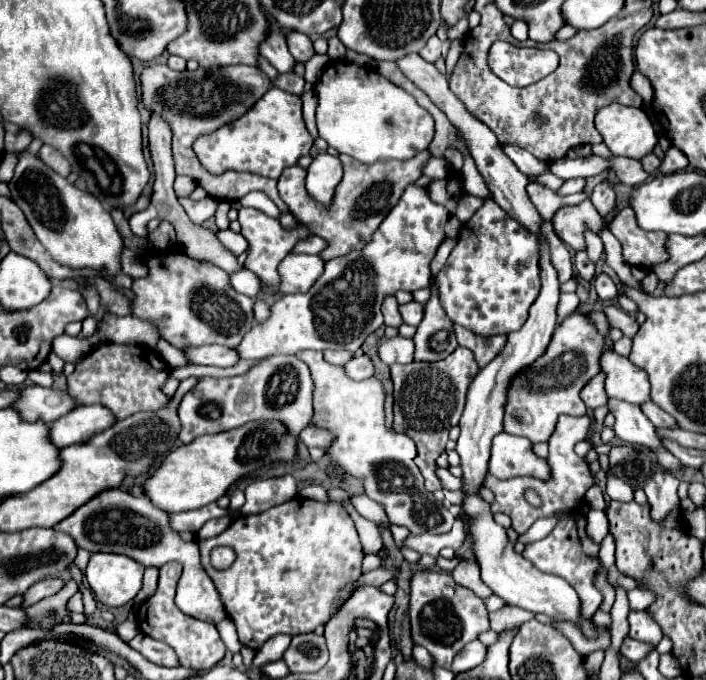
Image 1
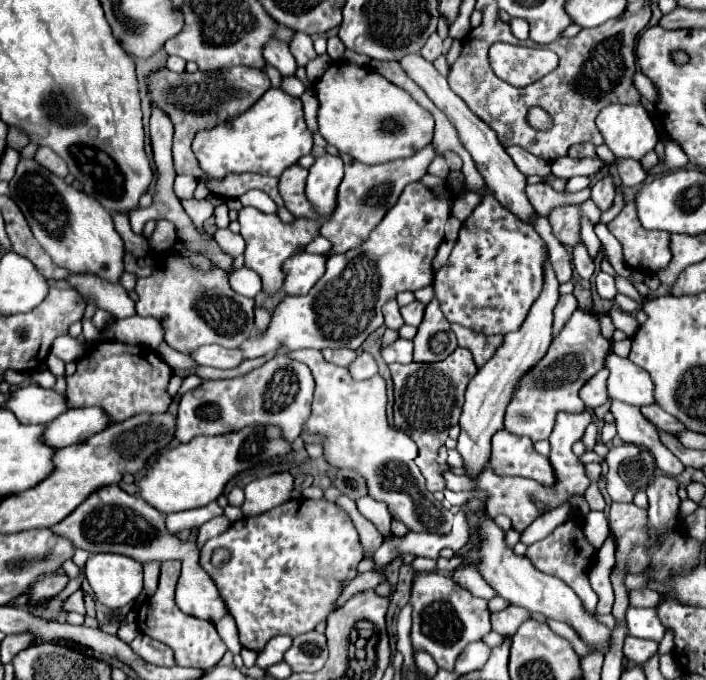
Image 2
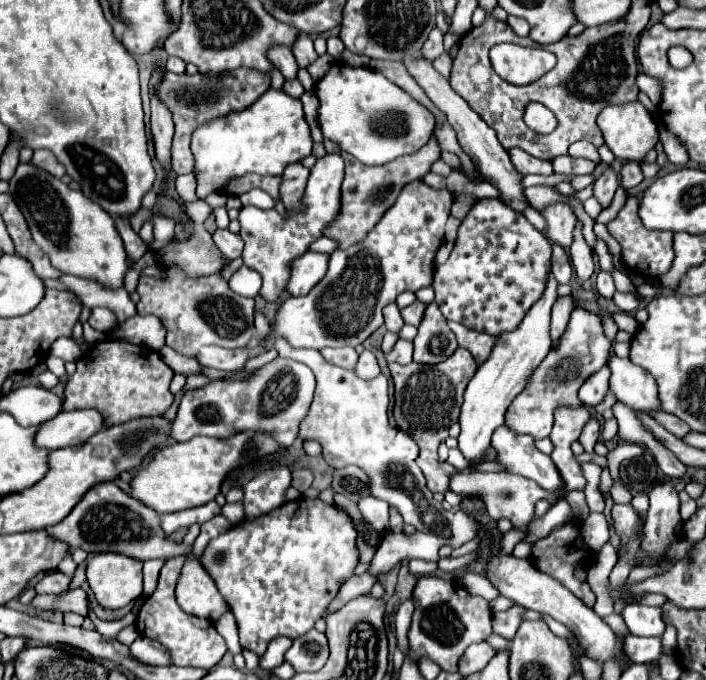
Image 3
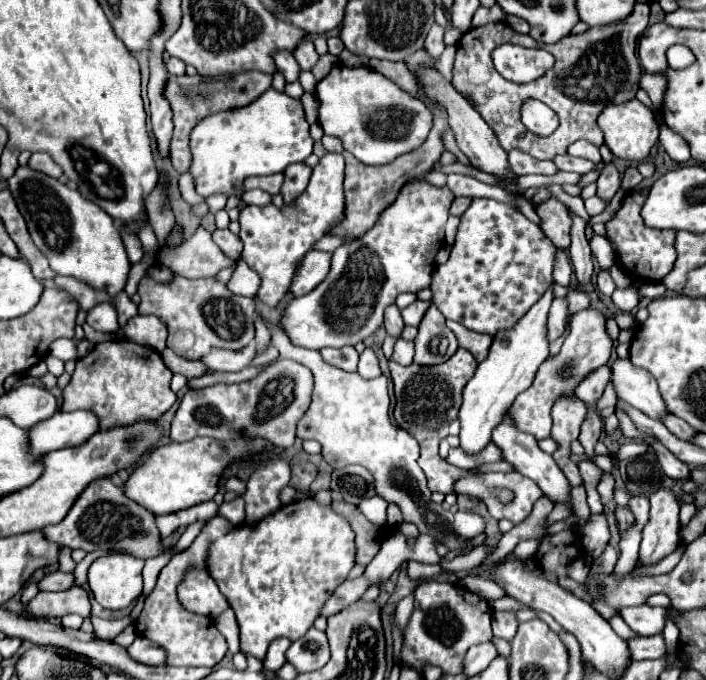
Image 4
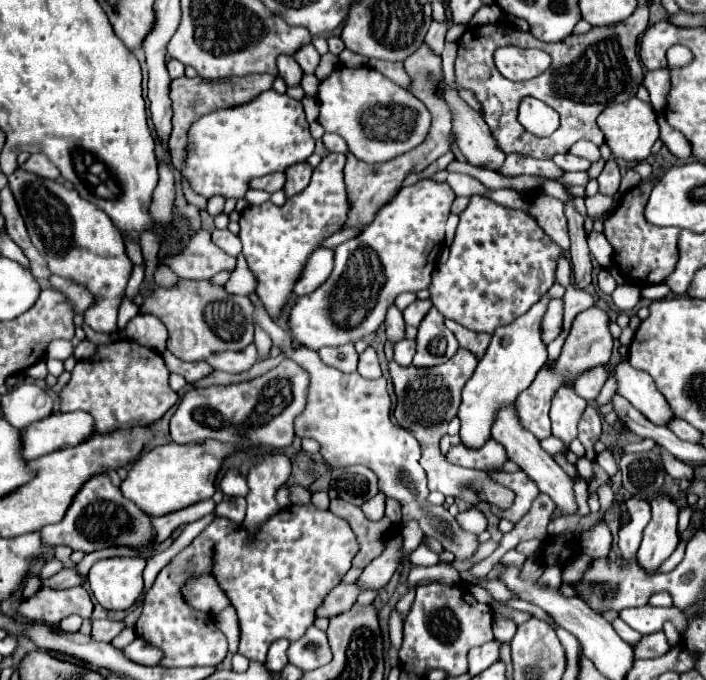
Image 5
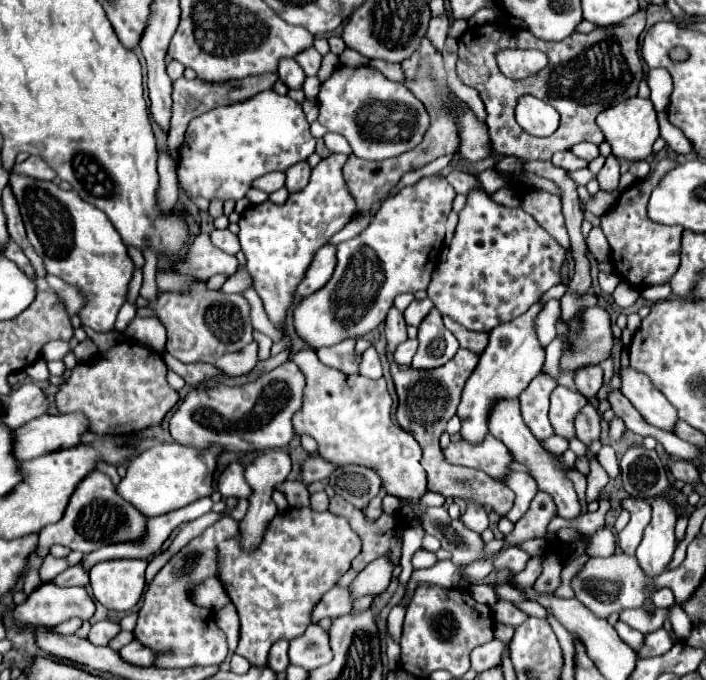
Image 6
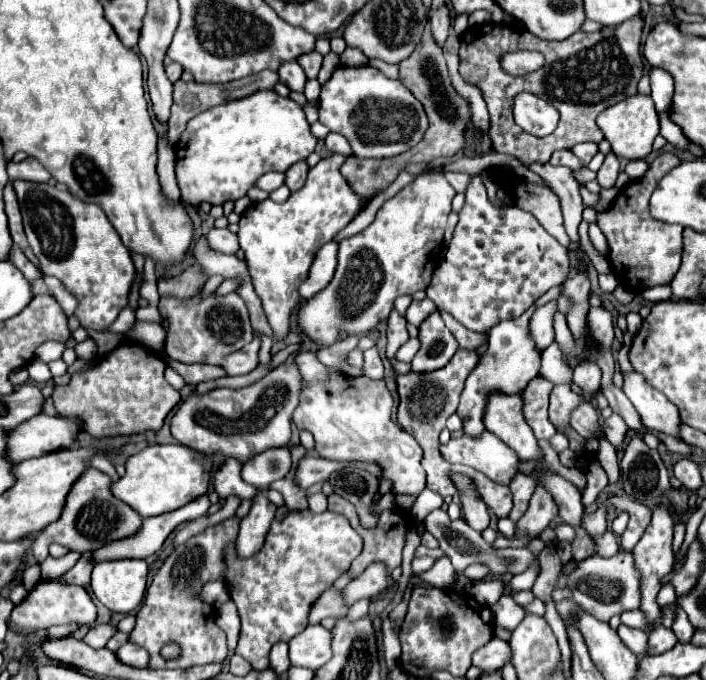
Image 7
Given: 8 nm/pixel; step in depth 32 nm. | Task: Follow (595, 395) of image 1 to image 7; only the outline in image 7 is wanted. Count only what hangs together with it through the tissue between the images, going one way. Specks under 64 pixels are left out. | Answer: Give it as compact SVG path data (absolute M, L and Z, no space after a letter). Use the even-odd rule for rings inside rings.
M580 360L574 368L574 384L590 394L596 394L600 390L600 376L602 372L592 360Z

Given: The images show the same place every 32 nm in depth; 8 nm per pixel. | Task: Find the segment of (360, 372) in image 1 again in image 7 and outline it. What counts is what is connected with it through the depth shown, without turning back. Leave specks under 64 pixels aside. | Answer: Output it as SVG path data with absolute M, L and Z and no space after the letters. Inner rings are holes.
M370 348L364 352L364 374L372 380L380 380L384 376L384 366L382 366L382 358L378 356L376 348Z

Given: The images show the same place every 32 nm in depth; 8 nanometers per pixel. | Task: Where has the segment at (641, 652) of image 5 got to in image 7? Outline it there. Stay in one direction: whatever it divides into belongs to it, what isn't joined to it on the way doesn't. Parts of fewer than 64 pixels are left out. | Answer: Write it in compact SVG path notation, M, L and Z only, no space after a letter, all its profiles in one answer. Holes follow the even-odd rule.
M656 626L650 634L648 634L648 654L662 654L670 648L674 648L678 642L676 634L672 628L666 626Z

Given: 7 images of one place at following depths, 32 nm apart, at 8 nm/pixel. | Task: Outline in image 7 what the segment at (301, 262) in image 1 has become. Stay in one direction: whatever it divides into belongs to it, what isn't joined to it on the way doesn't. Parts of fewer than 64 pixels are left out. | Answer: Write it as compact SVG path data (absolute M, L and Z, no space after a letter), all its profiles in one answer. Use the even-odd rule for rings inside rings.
M334 240L324 244L318 250L318 254L314 258L314 264L310 268L308 280L300 286L300 296L304 300L310 300L312 296L322 292L330 284L330 280L332 280L332 276L336 272L336 264L338 264L336 254L338 254L338 242L334 242Z

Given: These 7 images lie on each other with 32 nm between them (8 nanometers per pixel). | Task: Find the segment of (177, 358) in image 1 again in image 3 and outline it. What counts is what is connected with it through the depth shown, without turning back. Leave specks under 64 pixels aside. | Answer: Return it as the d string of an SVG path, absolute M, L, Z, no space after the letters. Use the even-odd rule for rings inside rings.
M164 346L164 348L160 350L160 356L162 356L162 360L164 360L174 372L178 372L178 374L184 374L184 376L202 374L202 368L204 368L204 366L202 366L198 360L180 356L180 354L176 354L172 348L168 348L168 346Z

